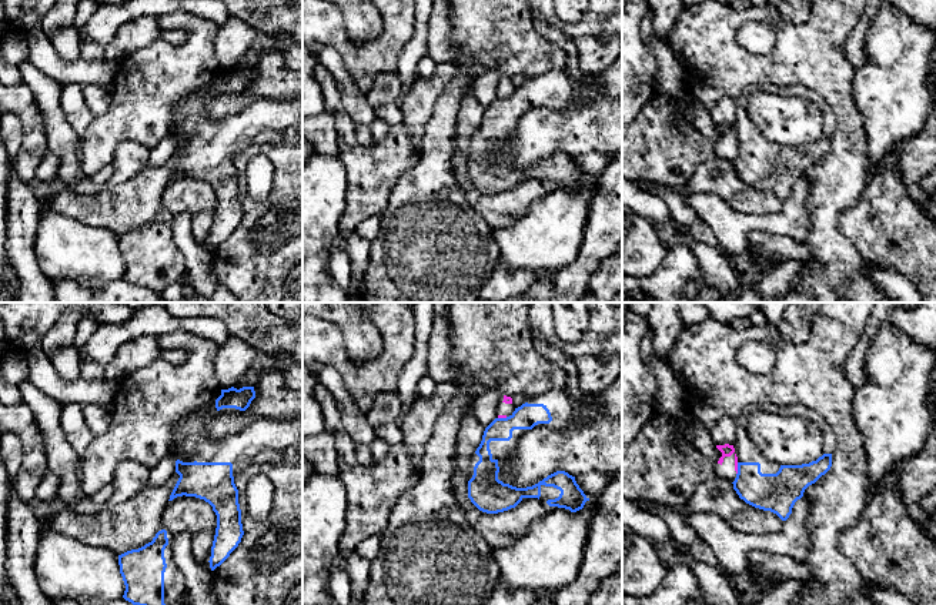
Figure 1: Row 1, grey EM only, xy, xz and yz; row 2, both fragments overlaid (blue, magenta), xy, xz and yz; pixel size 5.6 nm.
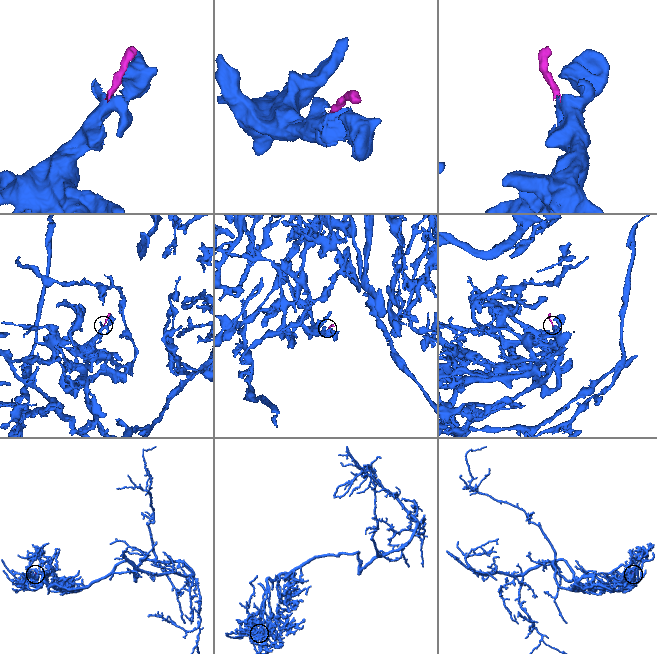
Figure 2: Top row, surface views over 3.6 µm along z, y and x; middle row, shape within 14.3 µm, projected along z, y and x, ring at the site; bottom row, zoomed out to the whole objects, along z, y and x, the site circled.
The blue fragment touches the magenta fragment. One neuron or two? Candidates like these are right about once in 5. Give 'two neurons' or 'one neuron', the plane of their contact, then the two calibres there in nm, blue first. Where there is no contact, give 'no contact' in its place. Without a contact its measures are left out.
two neurons | yz | 220/20 nm

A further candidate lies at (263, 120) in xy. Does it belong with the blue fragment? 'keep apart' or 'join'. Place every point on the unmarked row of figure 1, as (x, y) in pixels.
join

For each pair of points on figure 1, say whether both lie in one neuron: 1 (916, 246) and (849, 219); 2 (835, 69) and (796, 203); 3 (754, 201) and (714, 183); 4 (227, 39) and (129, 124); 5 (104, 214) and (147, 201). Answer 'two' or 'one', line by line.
1: one
2: two
3: one
4: two
5: one

